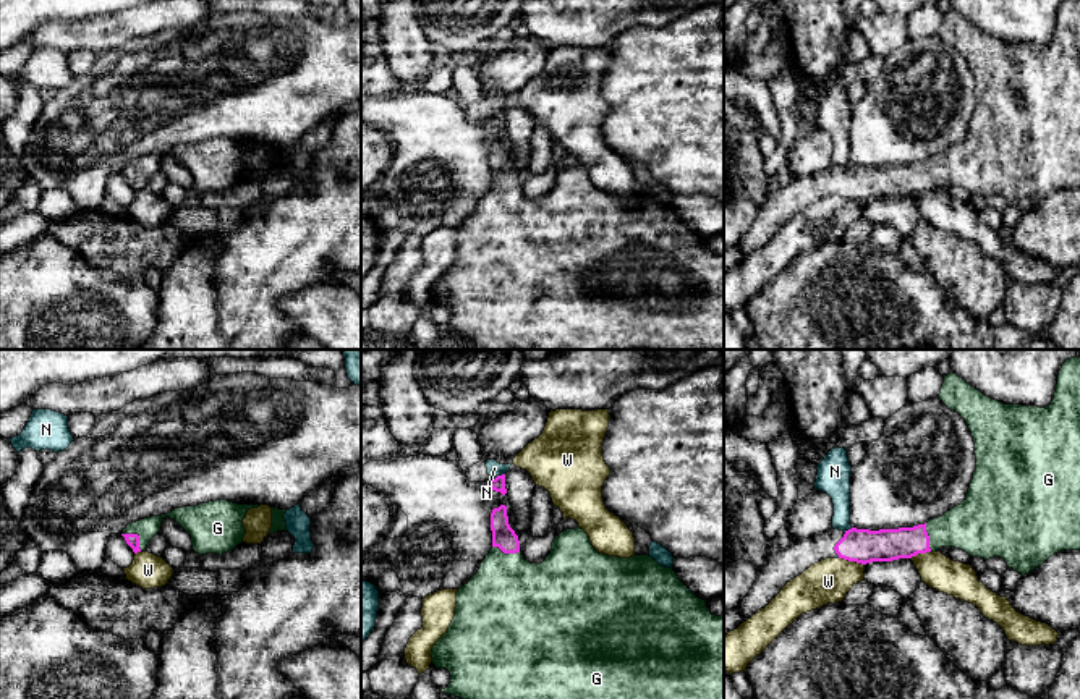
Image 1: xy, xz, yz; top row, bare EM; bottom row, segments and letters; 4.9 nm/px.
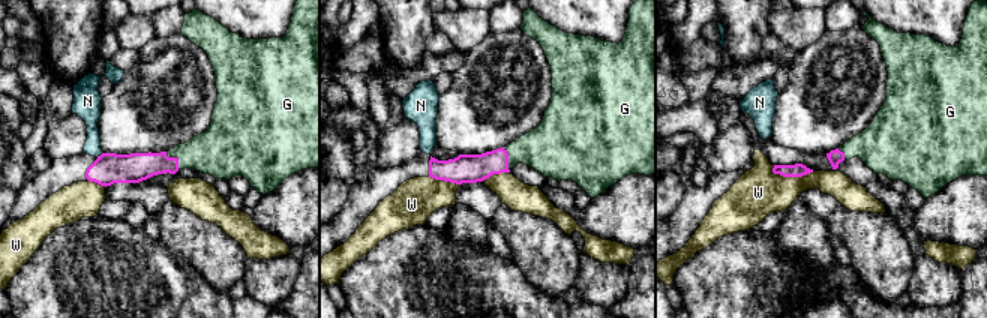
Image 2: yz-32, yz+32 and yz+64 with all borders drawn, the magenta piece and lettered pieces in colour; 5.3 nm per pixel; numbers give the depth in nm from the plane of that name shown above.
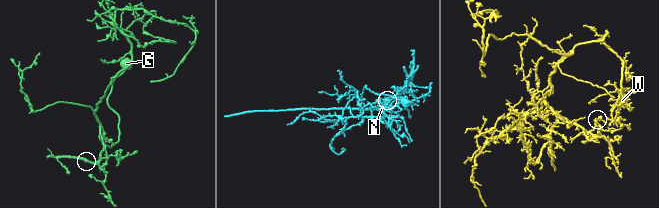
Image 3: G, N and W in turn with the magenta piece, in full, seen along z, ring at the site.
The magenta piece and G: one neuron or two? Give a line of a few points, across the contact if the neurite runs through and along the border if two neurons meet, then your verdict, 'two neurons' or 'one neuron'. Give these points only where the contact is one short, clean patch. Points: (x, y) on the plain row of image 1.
line xy (131, 177), (138, 173), (148, 165); one neuron

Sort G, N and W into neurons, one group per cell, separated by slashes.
G / N / W

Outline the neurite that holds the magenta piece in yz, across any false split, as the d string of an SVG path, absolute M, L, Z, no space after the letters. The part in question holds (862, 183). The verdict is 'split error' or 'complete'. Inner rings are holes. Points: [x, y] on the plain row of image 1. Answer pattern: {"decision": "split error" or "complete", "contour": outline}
{"decision": "split error", "contour": "M1064 0L1049 44L1004 42L967 21L957 11L944 13L939 37L959 50L973 74L976 107L967 136L939 155L899 167L831 167L829 170L774 186L743 239L724 248L724 273L764 246L780 227L811 202L844 196L861 202L912 196L955 184L970 194L1001 194L1022 214L1062 188L1080 188L1080 0Z"}

